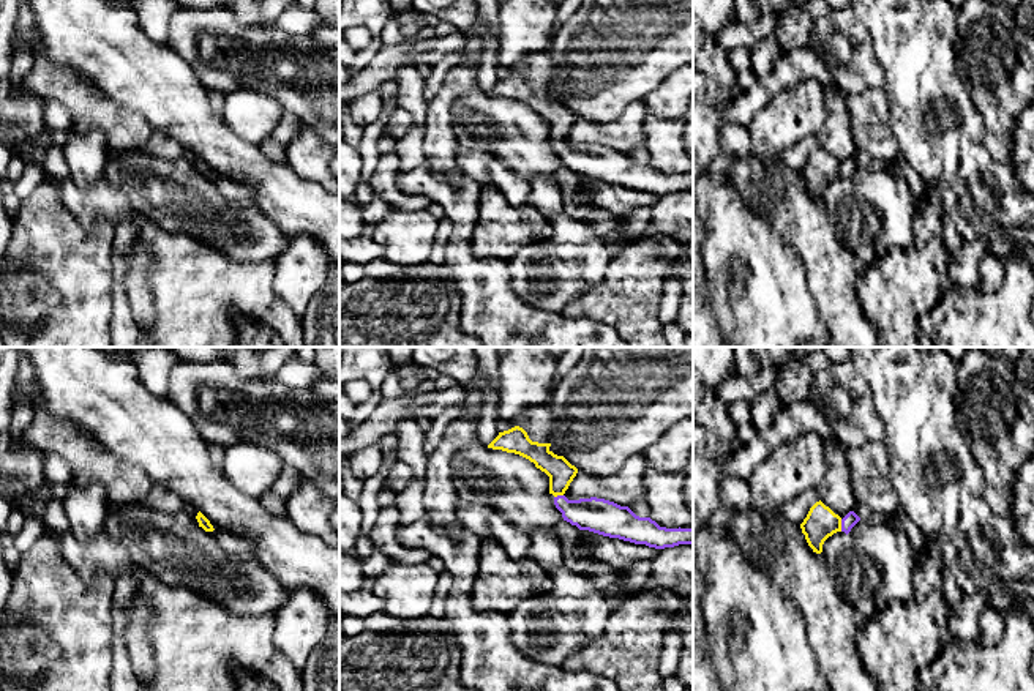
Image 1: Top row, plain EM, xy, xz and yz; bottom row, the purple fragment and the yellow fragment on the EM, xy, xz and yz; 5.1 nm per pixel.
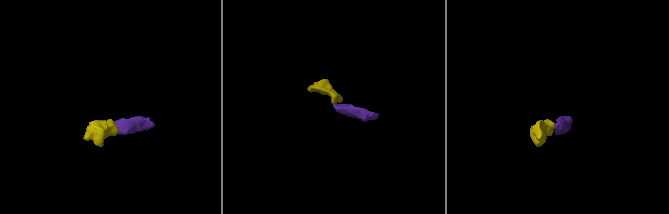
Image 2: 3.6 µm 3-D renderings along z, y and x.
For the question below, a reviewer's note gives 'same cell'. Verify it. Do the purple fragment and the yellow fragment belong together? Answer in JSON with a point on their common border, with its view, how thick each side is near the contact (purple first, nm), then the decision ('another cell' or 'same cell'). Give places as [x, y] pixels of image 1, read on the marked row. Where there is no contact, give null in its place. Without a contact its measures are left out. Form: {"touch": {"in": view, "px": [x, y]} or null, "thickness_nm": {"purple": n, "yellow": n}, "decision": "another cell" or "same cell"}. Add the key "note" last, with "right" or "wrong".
{"touch": {"in": "yz", "px": [842, 526]}, "thickness_nm": {"purple": 70, "yellow": 160}, "decision": "same cell", "note": "right"}

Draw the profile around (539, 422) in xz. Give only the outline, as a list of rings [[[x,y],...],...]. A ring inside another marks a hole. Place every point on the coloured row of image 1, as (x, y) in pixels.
[[[549,405],[524,409],[513,420],[497,420],[499,432],[515,426],[523,428],[532,442],[549,443],[554,429],[554,415]]]

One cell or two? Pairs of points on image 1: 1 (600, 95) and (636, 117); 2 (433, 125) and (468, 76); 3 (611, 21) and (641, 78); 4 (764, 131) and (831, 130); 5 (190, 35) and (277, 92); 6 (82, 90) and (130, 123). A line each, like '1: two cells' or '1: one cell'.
1: two cells
2: one cell
3: one cell
4: two cells
5: one cell
6: one cell

